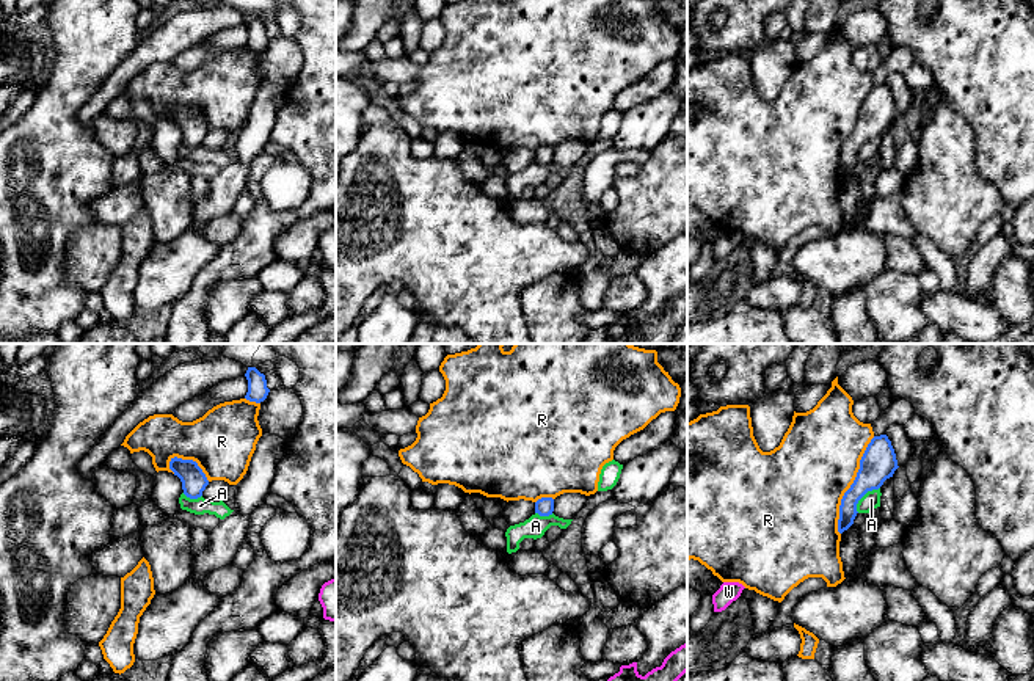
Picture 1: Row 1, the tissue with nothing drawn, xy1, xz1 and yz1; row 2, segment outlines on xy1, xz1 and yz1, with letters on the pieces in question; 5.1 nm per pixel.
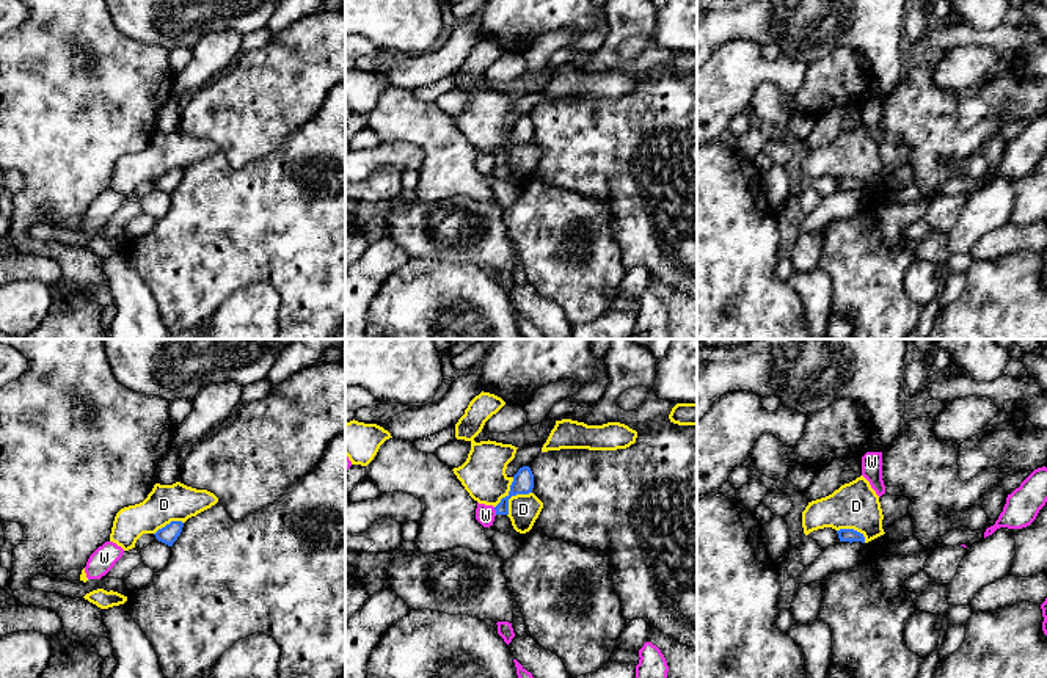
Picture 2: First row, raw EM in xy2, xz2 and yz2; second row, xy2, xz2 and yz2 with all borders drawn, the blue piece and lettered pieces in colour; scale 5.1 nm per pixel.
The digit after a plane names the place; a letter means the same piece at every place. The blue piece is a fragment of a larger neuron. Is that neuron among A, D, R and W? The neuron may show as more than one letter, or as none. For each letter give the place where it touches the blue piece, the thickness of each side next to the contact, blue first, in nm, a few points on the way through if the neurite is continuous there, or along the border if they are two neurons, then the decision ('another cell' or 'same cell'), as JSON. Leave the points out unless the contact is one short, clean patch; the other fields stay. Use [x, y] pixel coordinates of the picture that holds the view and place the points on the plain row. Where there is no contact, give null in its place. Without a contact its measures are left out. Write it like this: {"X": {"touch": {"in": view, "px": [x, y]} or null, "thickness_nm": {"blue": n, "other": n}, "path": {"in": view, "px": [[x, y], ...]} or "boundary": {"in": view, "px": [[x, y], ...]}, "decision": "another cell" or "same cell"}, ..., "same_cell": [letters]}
{"A": {"touch": {"in": "yz1", "px": [863, 143]}, "thickness_nm": {"blue": 180, "other": 90}, "boundary": {"in": "yz1", "px": [[879, 135], [868, 140], [859, 149], [857, 160]]}, "decision": "another cell"}, "D": {"touch": {"in": "xz2", "px": [512, 143]}, "thickness_nm": {"blue": 110, "other": 160}, "boundary": {"in": "xz2", "px": [[531, 140], [504, 145], [495, 156]]}, "decision": "another cell"}, "R": {"touch": {"in": "yz1", "px": [851, 134]}, "thickness_nm": {"blue": 180, "other": 440}, "decision": "another cell"}, "W": {"touch": {"in": "xz2", "px": [495, 157]}, "thickness_nm": {"blue": 110, "other": 100}, "boundary": {"in": "xz2", "px": [[493, 156], [496, 162]]}, "decision": "another cell"}, "same_cell": []}

